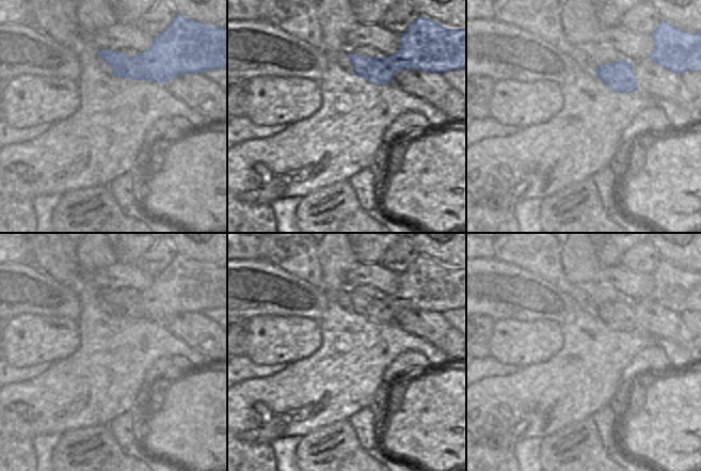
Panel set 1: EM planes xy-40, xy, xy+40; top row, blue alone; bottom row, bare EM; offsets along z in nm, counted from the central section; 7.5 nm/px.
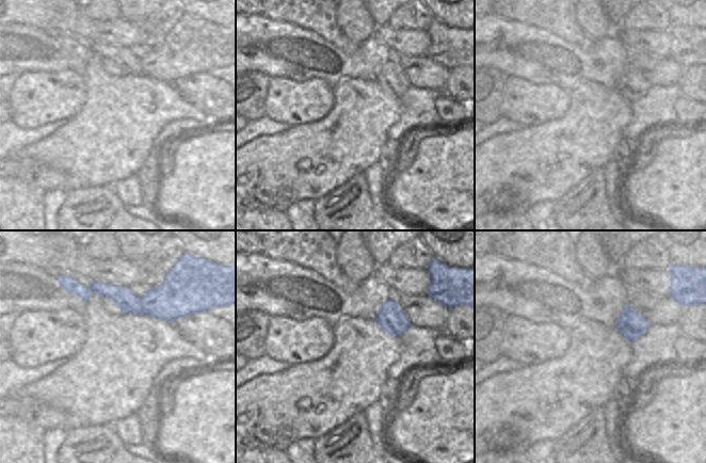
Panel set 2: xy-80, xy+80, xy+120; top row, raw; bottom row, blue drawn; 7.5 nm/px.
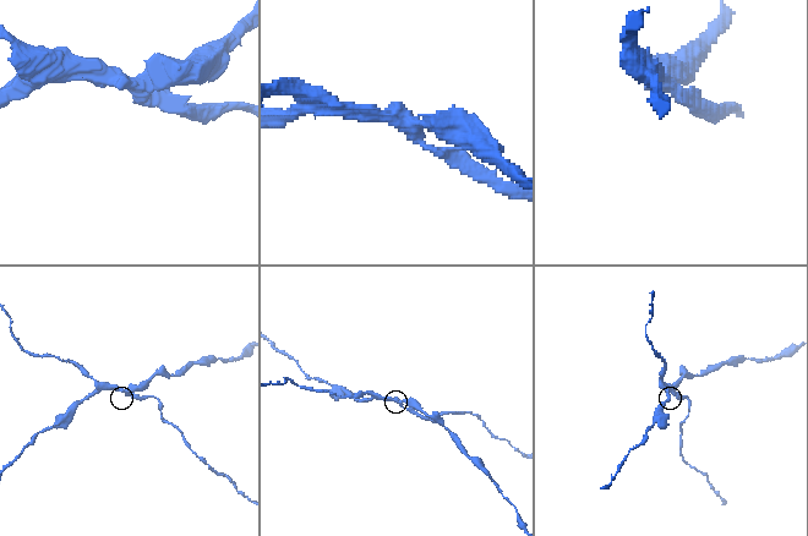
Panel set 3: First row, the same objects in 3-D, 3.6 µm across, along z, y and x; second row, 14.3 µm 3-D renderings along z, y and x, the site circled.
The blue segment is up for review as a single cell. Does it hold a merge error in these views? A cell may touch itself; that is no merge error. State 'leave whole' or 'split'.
split

